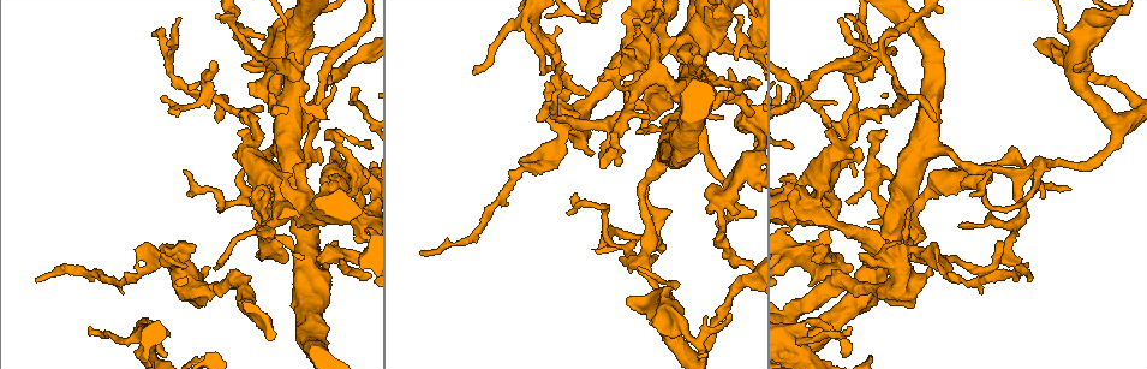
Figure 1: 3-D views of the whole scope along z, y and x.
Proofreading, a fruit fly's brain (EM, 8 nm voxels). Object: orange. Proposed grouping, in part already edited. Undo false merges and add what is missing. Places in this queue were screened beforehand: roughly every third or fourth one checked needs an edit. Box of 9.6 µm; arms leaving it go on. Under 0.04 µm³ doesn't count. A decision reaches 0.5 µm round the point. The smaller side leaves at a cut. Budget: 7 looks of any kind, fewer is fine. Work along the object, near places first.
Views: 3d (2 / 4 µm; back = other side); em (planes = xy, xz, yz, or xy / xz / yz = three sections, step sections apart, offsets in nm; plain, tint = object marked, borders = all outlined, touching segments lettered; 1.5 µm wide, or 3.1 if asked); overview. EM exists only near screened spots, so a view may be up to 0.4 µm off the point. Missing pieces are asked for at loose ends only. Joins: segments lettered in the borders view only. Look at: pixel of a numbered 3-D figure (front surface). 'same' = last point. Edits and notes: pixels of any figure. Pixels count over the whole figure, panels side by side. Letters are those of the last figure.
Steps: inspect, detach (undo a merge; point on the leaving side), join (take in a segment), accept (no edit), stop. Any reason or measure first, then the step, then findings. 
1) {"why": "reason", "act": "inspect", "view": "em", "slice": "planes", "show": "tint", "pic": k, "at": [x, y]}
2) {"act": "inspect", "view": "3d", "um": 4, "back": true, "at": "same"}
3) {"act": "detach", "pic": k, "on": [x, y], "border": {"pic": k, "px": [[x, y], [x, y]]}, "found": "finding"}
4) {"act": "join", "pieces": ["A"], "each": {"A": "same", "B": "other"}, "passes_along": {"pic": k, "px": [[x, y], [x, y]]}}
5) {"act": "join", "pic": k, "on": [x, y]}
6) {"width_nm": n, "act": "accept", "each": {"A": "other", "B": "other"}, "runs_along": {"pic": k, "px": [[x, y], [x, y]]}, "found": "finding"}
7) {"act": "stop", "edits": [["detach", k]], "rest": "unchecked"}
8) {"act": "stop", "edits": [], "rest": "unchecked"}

{"why": "free end", "act": "inspect", "view": "3d", "um": 4, "pic": 1, "at": [601, 79]}

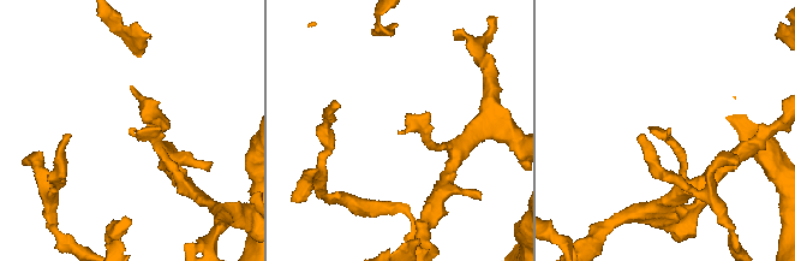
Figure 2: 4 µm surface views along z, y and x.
{"why": "need the tissue", "act": "inspect", "view": "em", "slice": "planes", "show": "tint", "pic": 2, "at": [668, 128]}

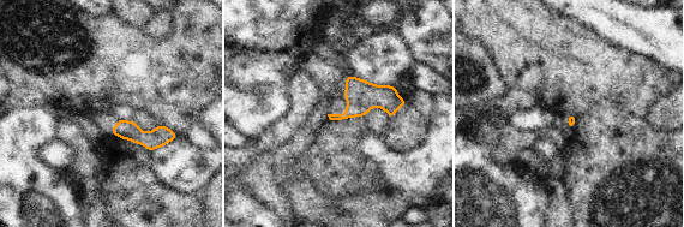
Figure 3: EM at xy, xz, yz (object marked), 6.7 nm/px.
{"why": "see the neighbours", "act": "inspect", "view": "em", "slice": "planes", "show": "borders", "at": "same"}

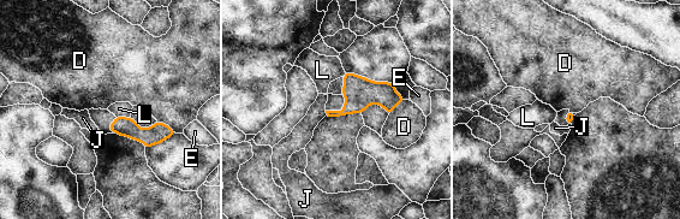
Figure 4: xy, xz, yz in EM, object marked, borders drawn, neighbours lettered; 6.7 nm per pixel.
{"act": "accept", "each": {"D": "other", "E": "other", "J": "other", "L": "other"}, "found": "no lettered segment goes on from it"}

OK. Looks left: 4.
{"why": "thick end", "act": "inspect", "view": "em", "slice": "xz", "step": 8, "show": "tint", "pic": 1, "at": [237, 132]}

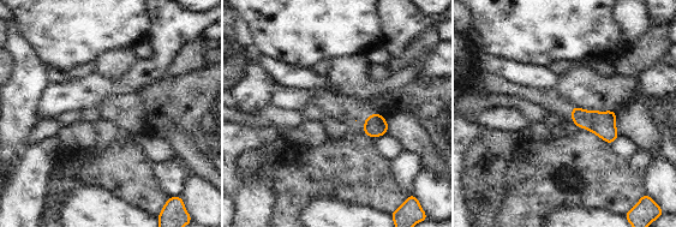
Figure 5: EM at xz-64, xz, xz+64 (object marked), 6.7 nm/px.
{"act": "inspect", "view": "em", "slice": "planes", "show": "tint", "at": "same"}

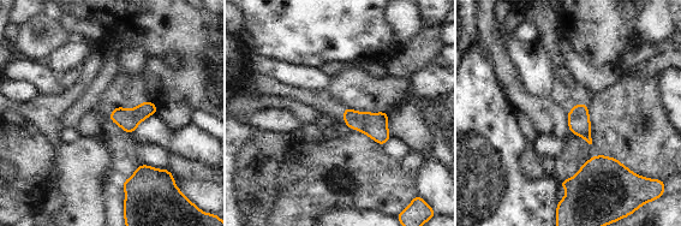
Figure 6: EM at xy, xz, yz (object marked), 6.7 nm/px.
{"why": "what lies round it", "act": "inspect", "view": "em", "slice": "planes", "show": "borders", "at": "same"}

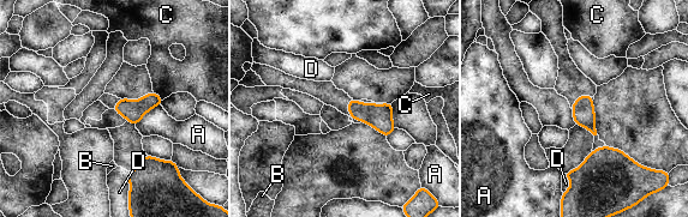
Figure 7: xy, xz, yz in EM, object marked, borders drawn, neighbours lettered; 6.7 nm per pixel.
{"longest_contact_nm": ["A", 220], "act": "accept", "each": {"A": "other", "B": "other", "C": "other", "D": "other"}, "border": {"pic": 7, "px": [[160, 104], [151, 108], [136, 125]]}, "found": "none of them fits"}

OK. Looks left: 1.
{"act": "stop", "edits": [], "rest": "unchecked"}

